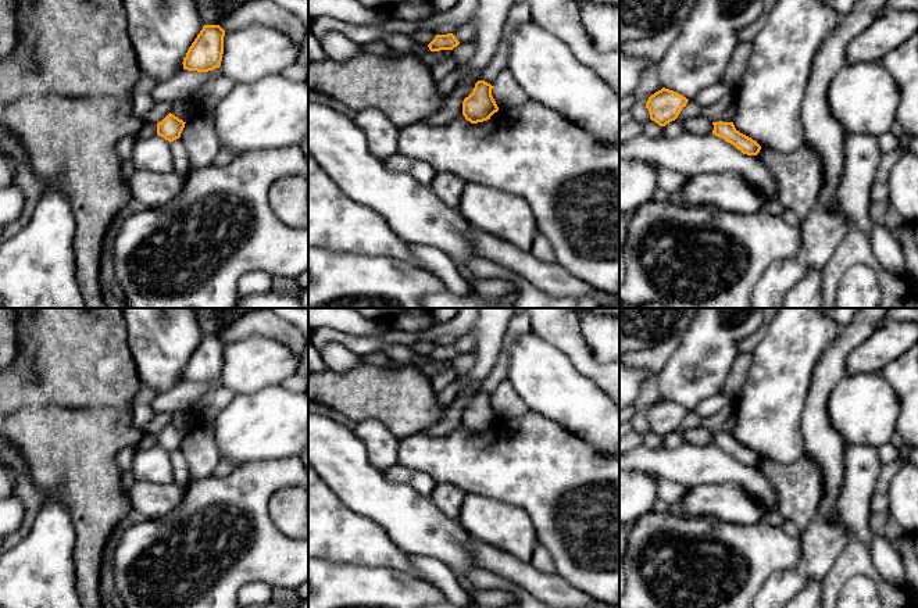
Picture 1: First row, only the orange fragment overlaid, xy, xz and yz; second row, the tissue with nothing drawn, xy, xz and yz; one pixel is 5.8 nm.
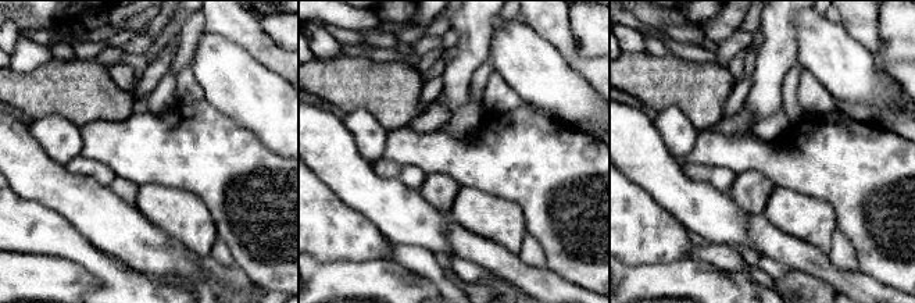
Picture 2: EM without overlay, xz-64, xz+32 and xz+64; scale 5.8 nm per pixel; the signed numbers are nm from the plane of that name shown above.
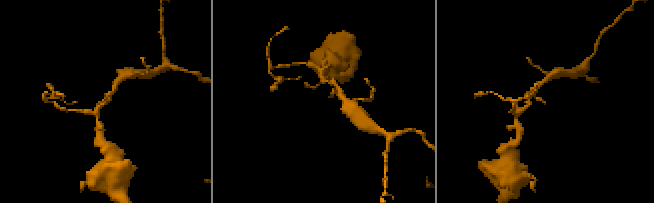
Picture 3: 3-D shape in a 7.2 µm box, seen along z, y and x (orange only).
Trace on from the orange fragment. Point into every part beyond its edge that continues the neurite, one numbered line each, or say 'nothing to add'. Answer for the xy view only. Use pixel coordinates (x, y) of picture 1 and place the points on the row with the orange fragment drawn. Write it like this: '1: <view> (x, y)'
nothing to add

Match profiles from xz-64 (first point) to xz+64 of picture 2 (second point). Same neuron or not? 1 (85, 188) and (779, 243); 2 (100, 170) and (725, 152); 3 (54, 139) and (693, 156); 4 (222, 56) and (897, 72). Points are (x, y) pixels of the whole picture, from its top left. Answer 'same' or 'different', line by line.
1: different
2: different
3: different
4: different

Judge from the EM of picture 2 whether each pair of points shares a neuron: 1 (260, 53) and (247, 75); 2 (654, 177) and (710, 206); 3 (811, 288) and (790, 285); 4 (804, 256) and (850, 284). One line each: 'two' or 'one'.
1: two
2: one
3: one
4: one

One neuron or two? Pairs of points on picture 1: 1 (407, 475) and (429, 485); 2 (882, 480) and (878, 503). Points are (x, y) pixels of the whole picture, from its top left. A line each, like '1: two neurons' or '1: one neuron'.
1: one neuron
2: one neuron

